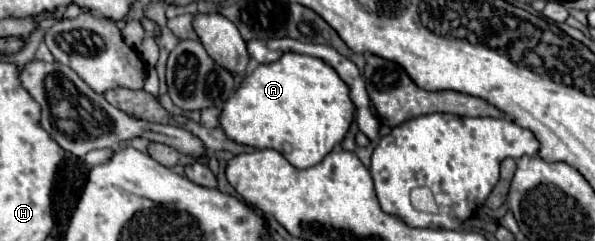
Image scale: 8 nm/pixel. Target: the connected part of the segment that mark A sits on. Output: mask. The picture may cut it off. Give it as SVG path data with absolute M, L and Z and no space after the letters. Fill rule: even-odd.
M284 53L278 61L258 65L244 77L240 89L224 105L220 125L232 141L254 149L276 149L294 167L306 169L318 165L336 143L342 143L354 119L356 105L348 95L348 85L324 59Z

